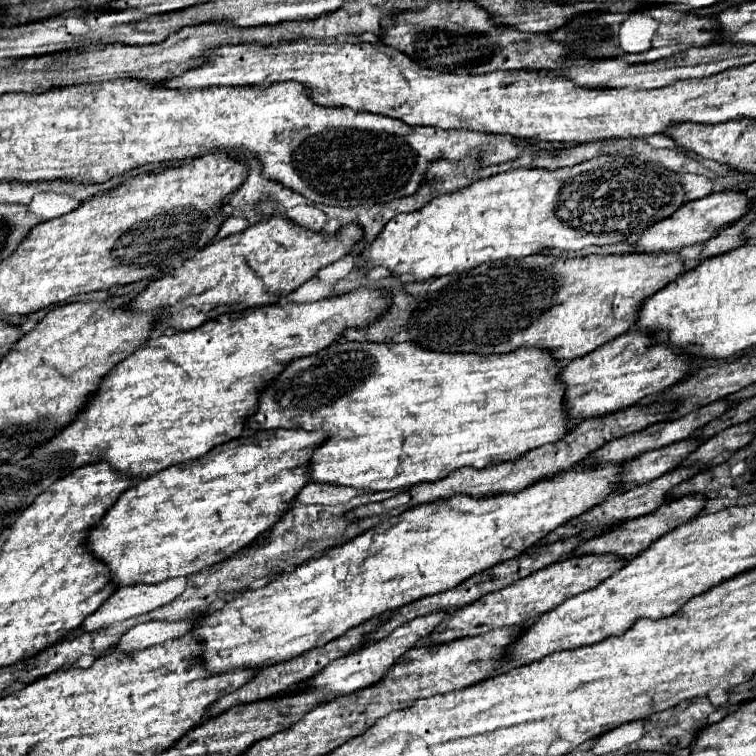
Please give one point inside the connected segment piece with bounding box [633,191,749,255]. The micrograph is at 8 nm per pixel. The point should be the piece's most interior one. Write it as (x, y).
(693, 223)

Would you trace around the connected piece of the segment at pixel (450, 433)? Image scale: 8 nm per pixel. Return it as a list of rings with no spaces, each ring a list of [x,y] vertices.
[[[337,341],[329,347],[317,351],[315,355],[291,359],[285,369],[269,381],[261,393],[259,393],[259,409],[251,413],[245,419],[245,429],[249,431],[267,431],[267,429],[279,429],[279,427],[295,427],[305,431],[323,431],[327,433],[327,439],[317,445],[311,451],[311,461],[307,467],[309,481],[315,483],[329,483],[329,485],[345,485],[353,489],[365,489],[365,491],[393,491],[393,489],[405,489],[413,487],[423,481],[439,481],[445,479],[449,473],[463,469],[463,467],[475,467],[483,469],[491,463],[517,459],[523,453],[543,445],[543,443],[555,443],[555,439],[561,439],[567,433],[567,415],[563,413],[563,385],[557,381],[559,365],[547,357],[547,353],[539,353],[539,349],[515,349],[511,353],[503,355],[475,355],[475,353],[431,353],[427,349],[419,349],[411,343],[357,343],[357,341]]]

